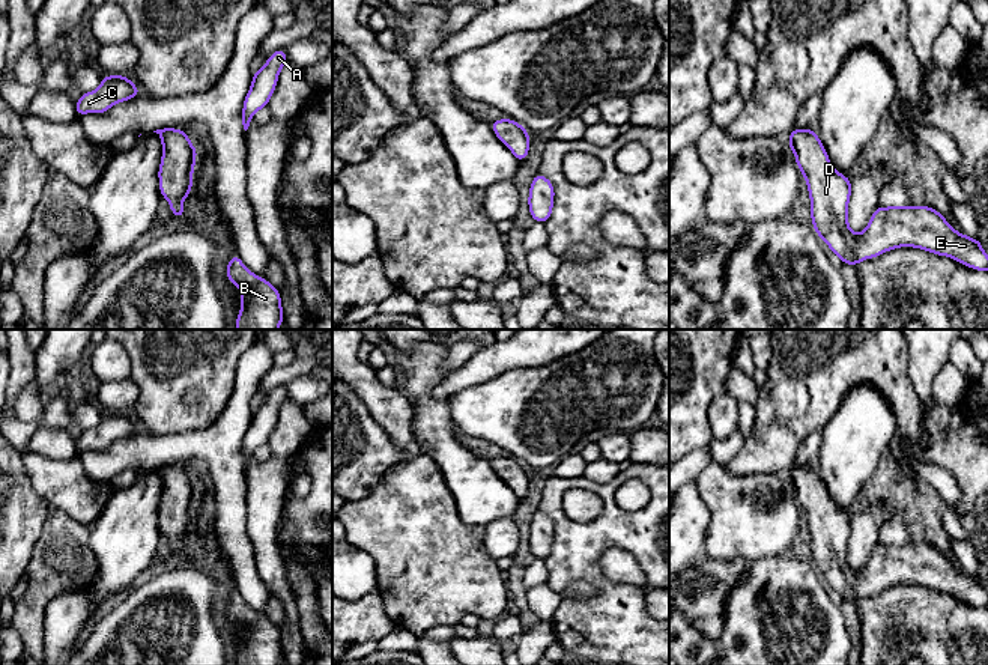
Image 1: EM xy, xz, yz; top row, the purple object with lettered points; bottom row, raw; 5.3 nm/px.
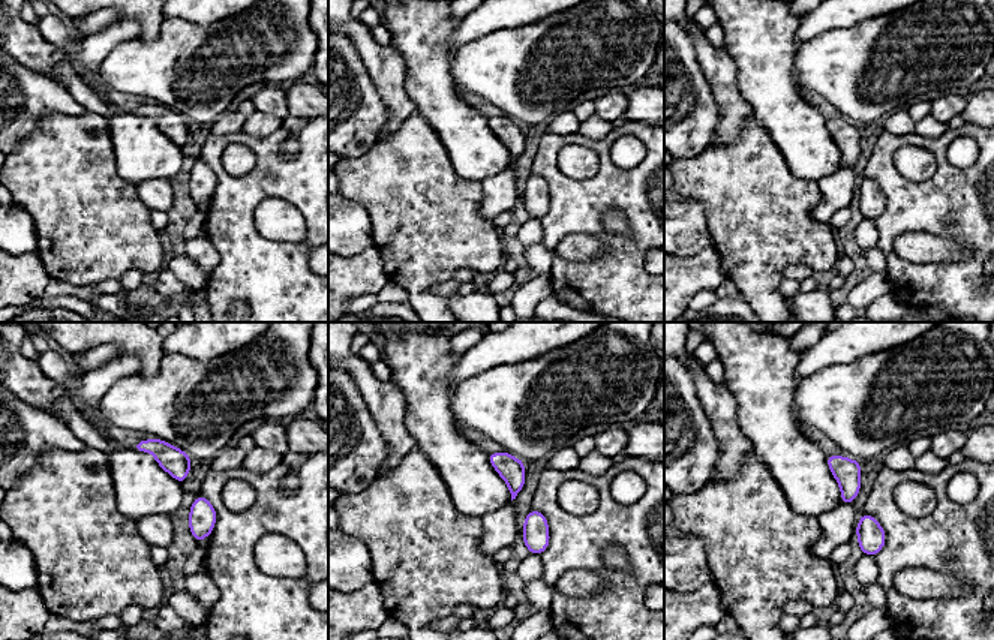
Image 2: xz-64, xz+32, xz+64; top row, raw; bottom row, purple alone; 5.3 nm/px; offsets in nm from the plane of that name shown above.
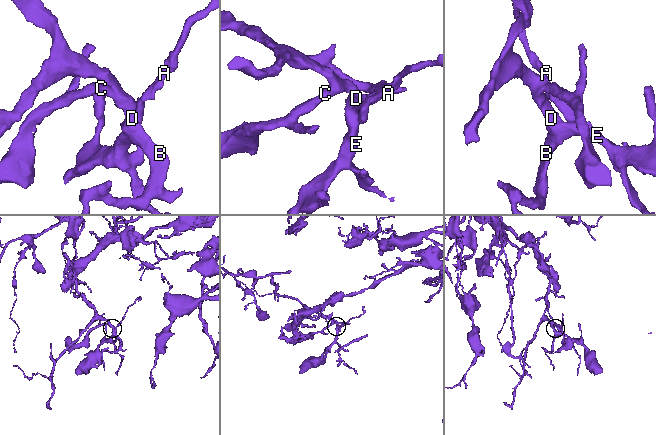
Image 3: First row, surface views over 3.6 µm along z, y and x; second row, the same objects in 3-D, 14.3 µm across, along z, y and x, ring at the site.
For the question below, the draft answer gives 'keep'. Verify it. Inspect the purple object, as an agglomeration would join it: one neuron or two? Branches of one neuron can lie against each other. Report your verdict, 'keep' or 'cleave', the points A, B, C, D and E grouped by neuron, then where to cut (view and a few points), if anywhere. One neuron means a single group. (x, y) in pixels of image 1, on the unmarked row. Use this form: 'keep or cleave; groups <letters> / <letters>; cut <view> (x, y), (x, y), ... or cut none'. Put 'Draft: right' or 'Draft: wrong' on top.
Draft: right
keep; groups A B C D E; cut none

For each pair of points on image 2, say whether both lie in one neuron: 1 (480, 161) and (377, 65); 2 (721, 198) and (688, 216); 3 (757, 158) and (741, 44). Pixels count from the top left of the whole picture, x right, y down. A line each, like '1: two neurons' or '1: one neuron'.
1: two neurons
2: two neurons
3: two neurons

